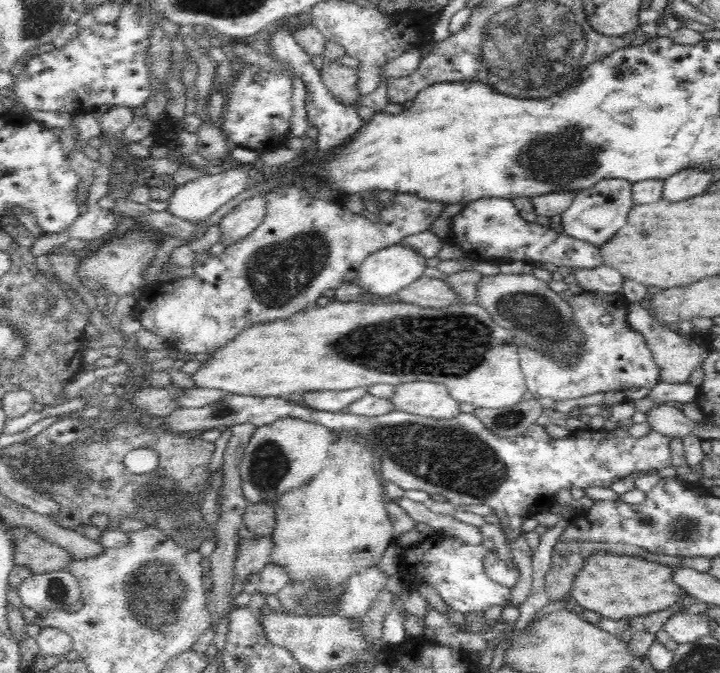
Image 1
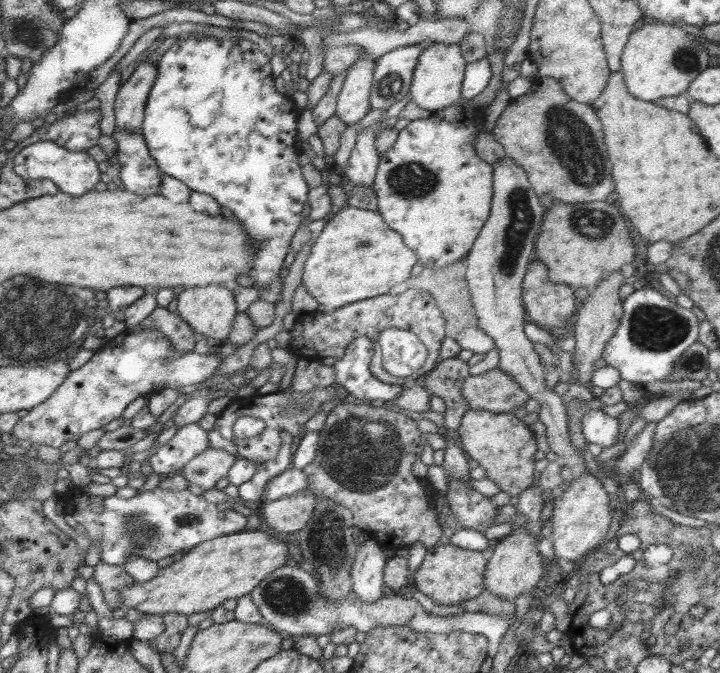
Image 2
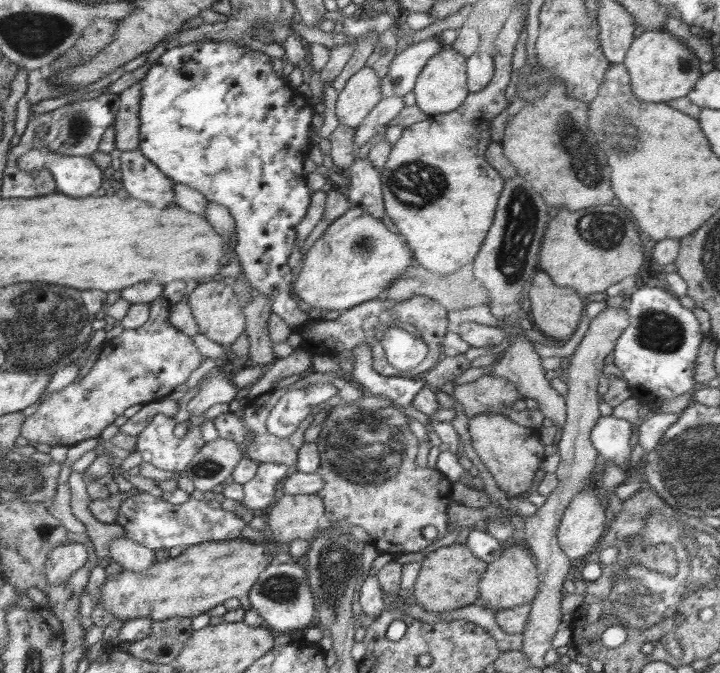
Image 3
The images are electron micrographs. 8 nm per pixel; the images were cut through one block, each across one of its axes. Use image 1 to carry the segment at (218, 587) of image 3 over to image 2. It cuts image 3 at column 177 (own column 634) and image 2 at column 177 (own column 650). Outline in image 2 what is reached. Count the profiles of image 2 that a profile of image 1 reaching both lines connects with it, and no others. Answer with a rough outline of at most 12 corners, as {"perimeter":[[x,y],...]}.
{"perimeter":[[244,530],[194,546],[123,606],[190,616],[245,597],[294,554]]}

